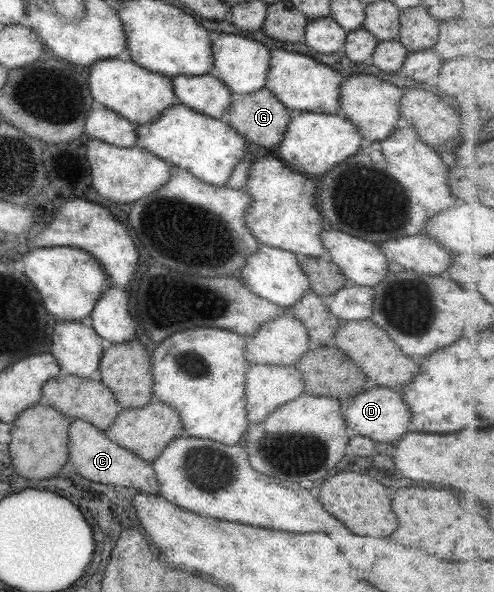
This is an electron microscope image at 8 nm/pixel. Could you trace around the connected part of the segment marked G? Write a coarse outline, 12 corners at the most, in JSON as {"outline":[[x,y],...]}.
{"outline":[[263,88],[231,94],[224,121],[246,141],[281,143],[289,110]]}

